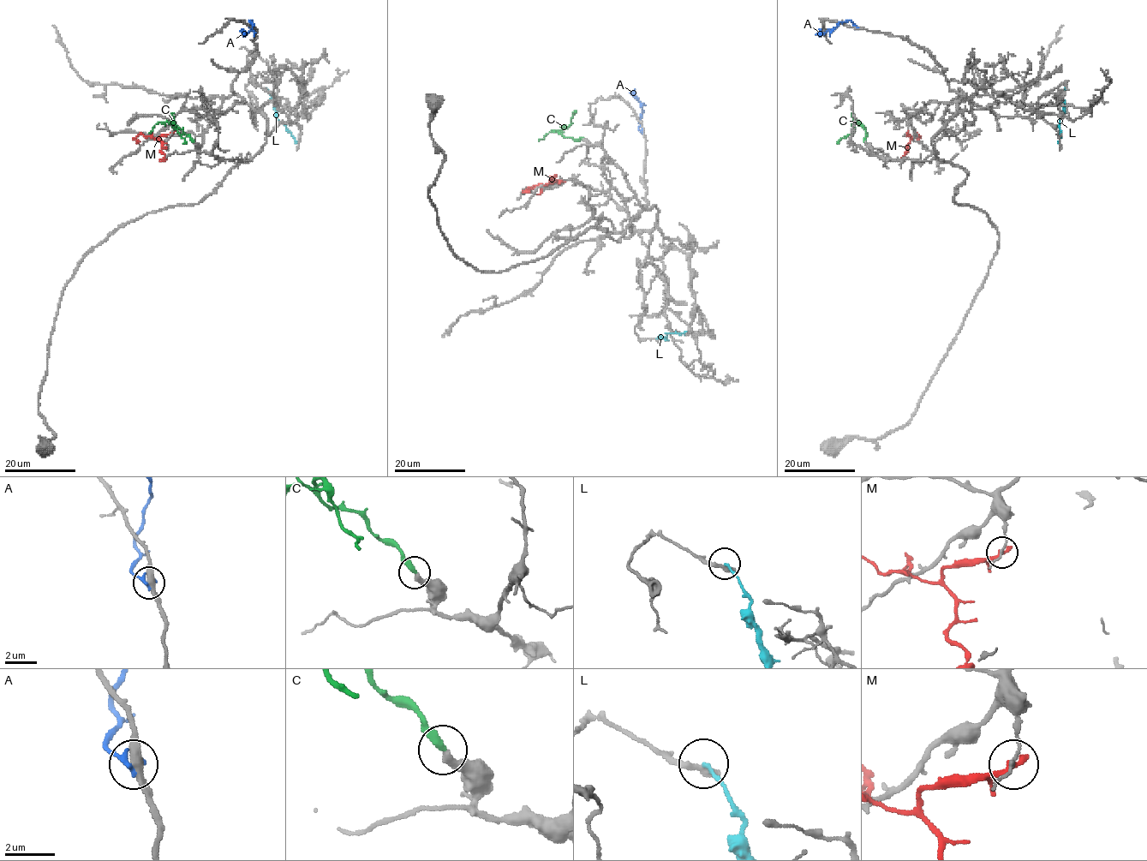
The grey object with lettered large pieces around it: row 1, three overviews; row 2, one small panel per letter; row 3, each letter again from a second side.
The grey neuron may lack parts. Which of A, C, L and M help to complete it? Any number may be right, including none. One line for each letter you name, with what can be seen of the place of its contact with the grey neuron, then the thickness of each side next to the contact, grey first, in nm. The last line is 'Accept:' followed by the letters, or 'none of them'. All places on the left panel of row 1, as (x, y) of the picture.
C: (194, 142) | 340/400 nm
Accept: C

